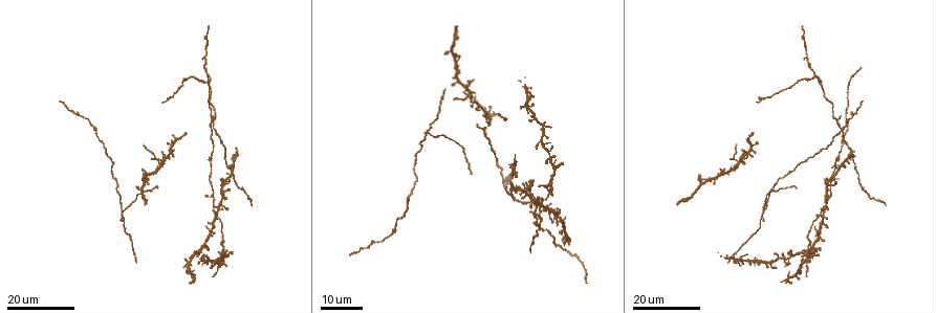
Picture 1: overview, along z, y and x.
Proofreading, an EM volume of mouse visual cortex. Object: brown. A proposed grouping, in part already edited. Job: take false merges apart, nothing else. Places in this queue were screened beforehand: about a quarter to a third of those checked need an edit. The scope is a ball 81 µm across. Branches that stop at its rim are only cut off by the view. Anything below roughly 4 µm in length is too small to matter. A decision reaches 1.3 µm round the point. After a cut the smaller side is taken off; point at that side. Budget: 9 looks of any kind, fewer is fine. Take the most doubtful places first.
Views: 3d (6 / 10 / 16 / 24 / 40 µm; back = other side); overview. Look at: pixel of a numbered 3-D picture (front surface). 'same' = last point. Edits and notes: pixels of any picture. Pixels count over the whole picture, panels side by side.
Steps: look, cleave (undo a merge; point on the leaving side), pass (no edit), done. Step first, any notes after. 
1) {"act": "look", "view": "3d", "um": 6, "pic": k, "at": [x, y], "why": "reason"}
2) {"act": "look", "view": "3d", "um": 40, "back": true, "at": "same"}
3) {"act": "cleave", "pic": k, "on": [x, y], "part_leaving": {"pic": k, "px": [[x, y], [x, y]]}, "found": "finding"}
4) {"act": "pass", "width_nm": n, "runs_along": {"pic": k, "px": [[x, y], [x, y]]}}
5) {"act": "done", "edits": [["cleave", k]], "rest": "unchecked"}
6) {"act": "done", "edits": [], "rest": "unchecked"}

{"act": "look", "view": "3d", "um": 16, "pic": 1, "at": [764, 210], "why": "three-way junction"}

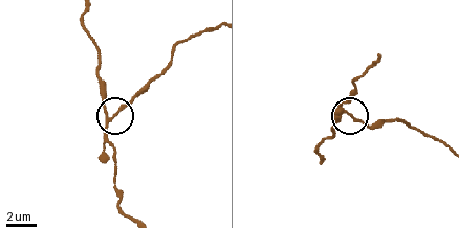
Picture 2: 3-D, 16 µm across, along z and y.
{"act": "look", "view": "3d", "um": 6, "pic": 2, "at": [105, 118], "why": "closer look"}

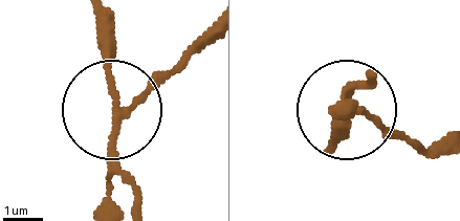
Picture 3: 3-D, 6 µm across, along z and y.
{"act": "look", "view": "3d", "um": 6, "back": true, "pic": 3, "at": [117, 110], "why": "from behind"}

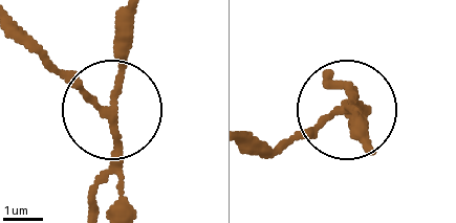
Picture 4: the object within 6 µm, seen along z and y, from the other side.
{"act": "cleave", "pic": 4, "on": [81, 82], "arms": 3, "found": "two neurons meet here"}

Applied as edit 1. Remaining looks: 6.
{"act": "look", "view": "overview"}

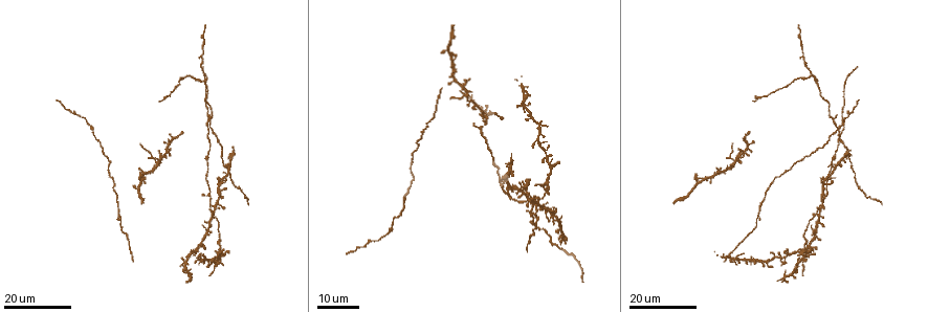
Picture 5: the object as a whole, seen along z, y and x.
{"act": "look", "view": "3d", "um": 16, "pic": 5, "at": [734, 161], "why": "small branch off a trunk"}

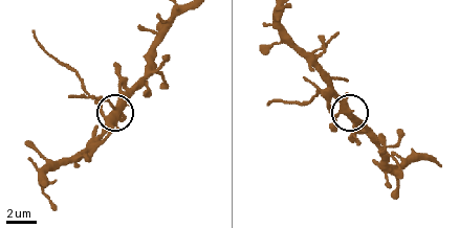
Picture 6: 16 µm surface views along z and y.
{"act": "look", "view": "3d", "um": 10, "pic": 6, "at": [113, 111]}

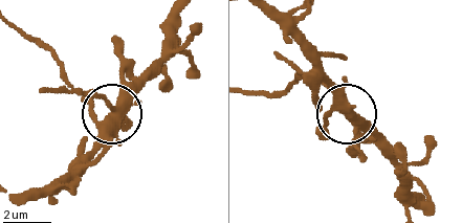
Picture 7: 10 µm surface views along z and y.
{"act": "look", "view": "3d", "um": 6, "pic": 7, "at": [110, 112]}

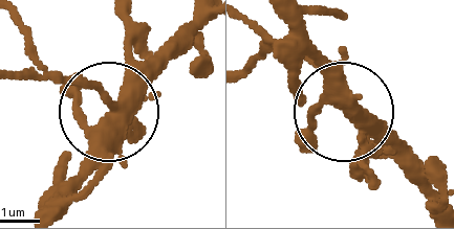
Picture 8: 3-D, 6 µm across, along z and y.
{"act": "cleave", "pic": 8, "on": [70, 77], "part_leaving": {"pic": 8, "px": [[105, 100], [47, 70], [18, 30]]}, "found": "a second neuron is stuck on"}

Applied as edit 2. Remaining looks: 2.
{"act": "done", "edits": [["cleave", 4], ["cleave", 8]], "rest": "unchecked"}

